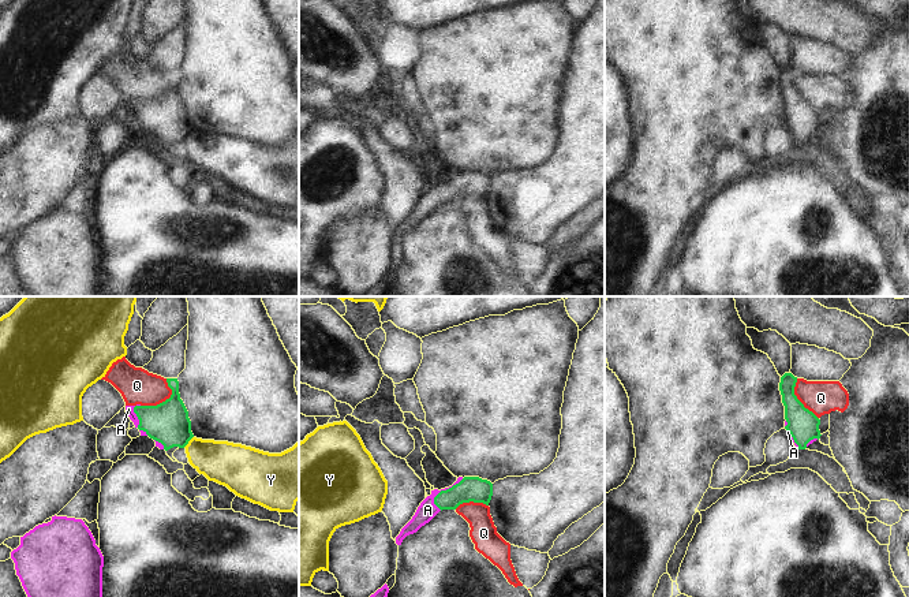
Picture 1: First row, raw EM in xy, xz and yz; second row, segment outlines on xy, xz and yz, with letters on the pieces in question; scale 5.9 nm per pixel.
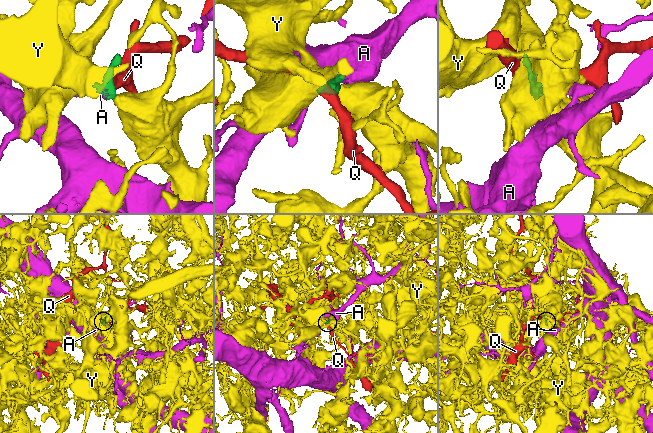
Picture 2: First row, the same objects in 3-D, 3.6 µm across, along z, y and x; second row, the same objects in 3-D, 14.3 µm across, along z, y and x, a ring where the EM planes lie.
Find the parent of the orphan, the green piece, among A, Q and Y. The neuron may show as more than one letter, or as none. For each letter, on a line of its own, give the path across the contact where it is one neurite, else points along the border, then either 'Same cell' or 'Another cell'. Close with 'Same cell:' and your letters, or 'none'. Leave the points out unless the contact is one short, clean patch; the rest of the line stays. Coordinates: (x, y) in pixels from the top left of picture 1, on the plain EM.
A: Path across: xz (475, 183), (442, 185), (427, 204). Same cell
Q: Boundary: xy (167, 73), (171, 89), (156, 99), (141, 100). Another cell
Y: Boundary: xy (193, 130), (183, 141). Another cell
Same cell: A.

